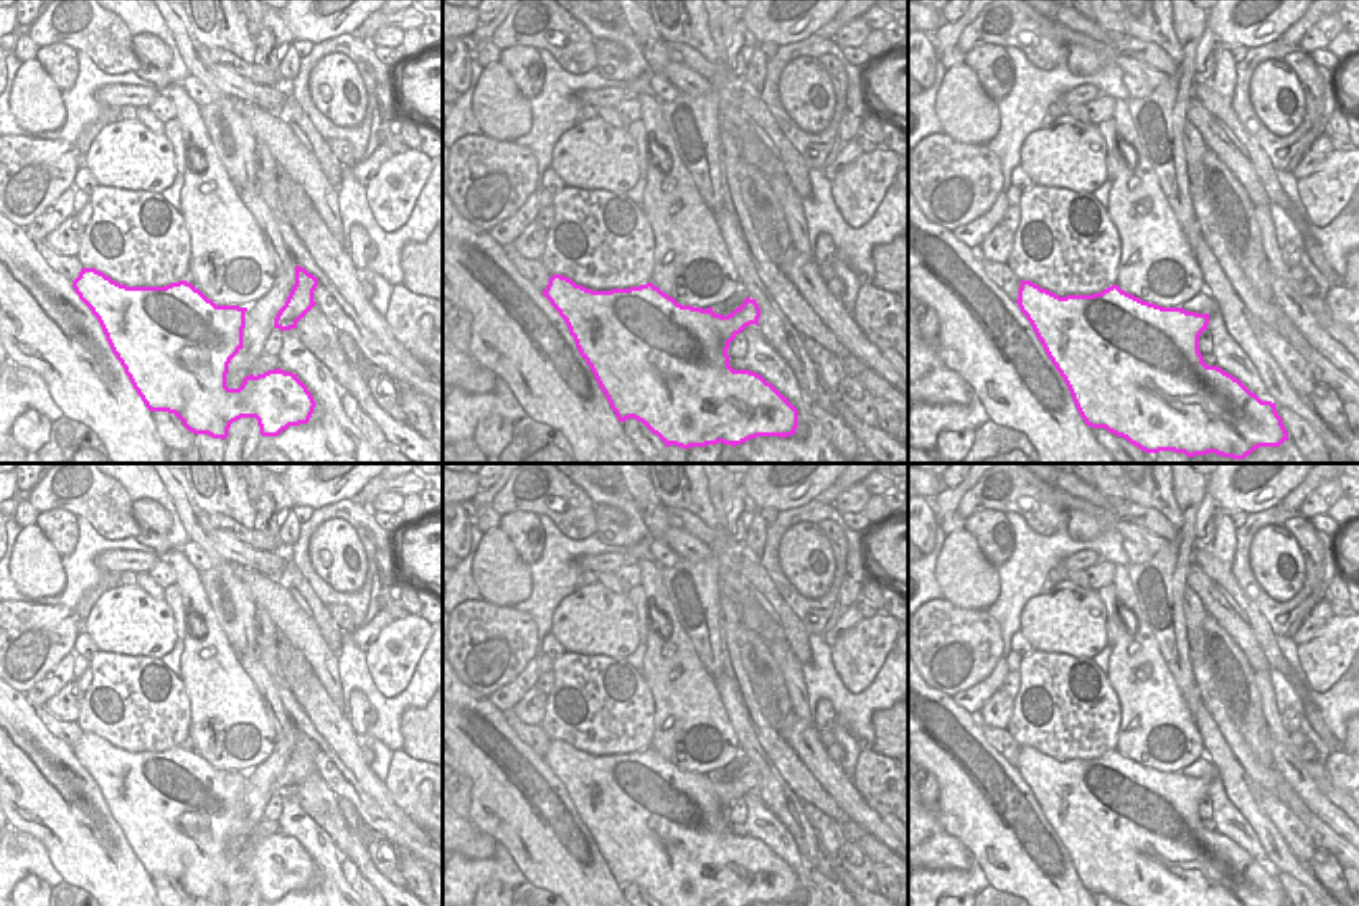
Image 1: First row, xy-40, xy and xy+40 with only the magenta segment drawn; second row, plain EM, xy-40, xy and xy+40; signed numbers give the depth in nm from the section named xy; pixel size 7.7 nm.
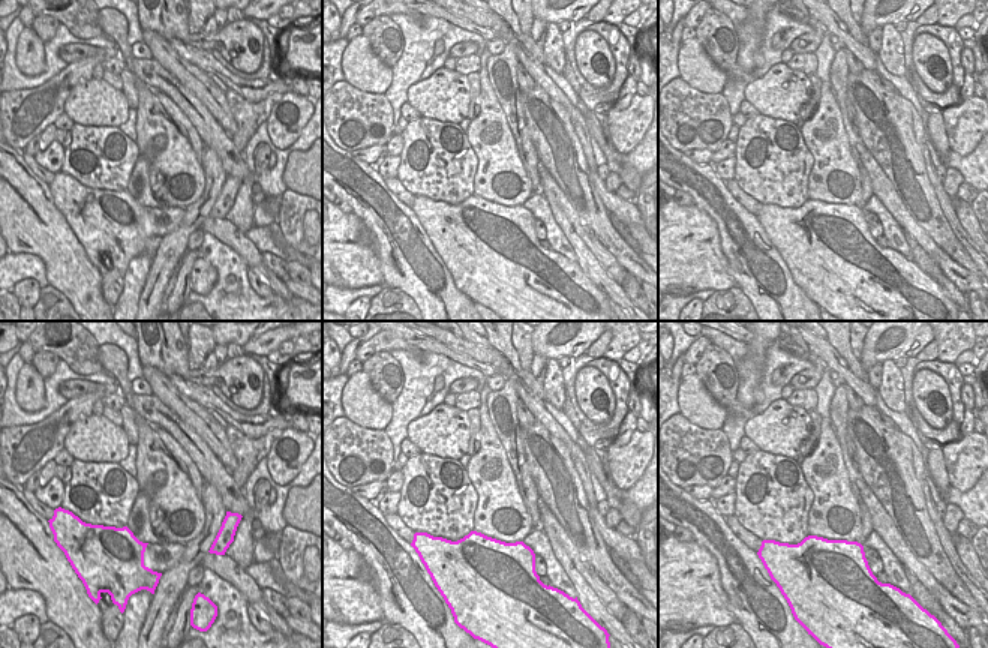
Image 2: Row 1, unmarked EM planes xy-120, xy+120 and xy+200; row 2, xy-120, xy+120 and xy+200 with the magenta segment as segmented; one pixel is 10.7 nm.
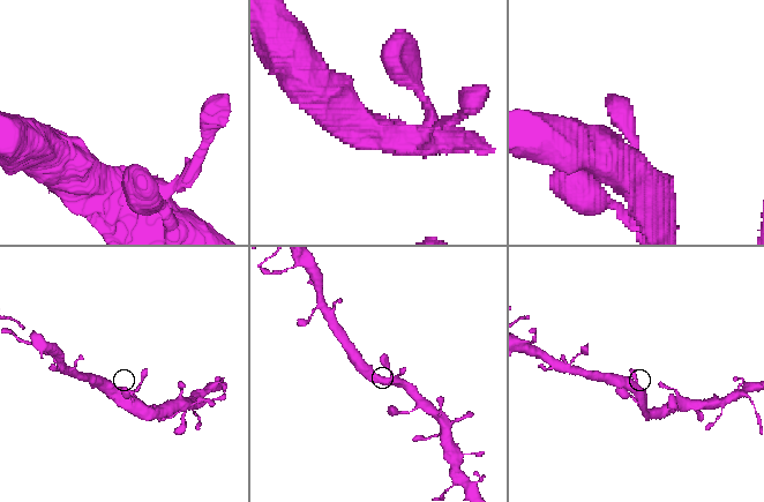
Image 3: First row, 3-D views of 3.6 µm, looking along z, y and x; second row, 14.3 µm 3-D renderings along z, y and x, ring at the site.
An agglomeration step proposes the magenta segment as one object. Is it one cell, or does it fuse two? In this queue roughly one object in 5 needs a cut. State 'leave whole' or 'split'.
leave whole

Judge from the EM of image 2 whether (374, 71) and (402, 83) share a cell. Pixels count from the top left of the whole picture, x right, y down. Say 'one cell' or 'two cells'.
two cells

